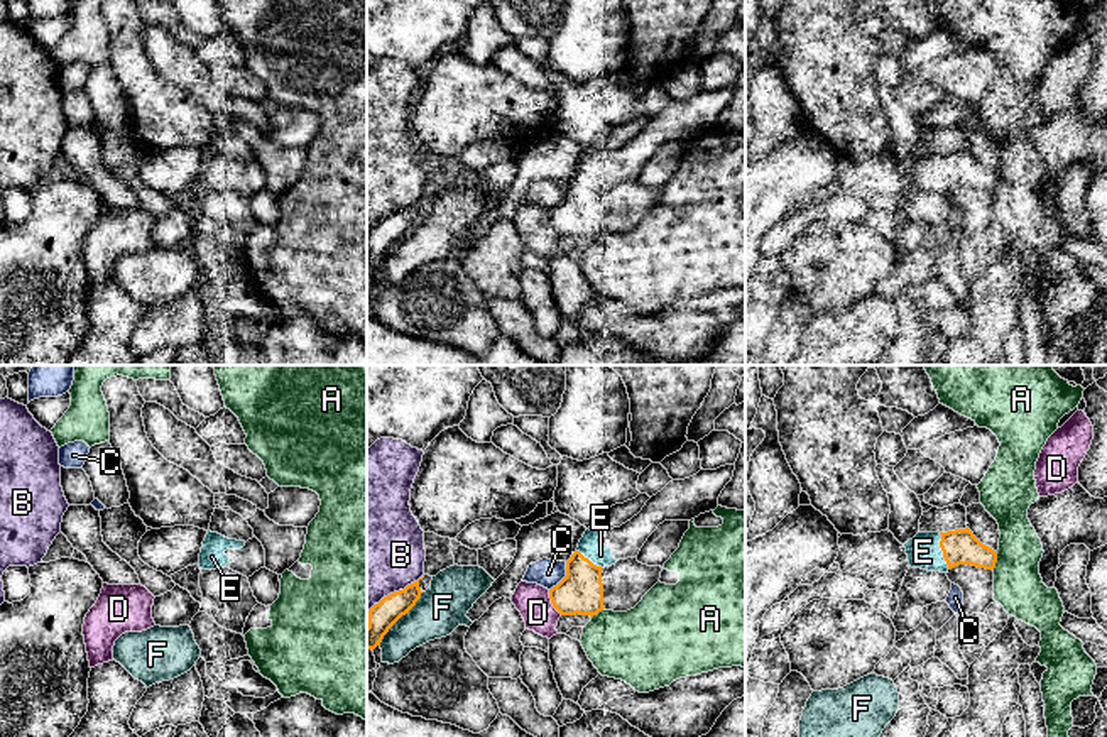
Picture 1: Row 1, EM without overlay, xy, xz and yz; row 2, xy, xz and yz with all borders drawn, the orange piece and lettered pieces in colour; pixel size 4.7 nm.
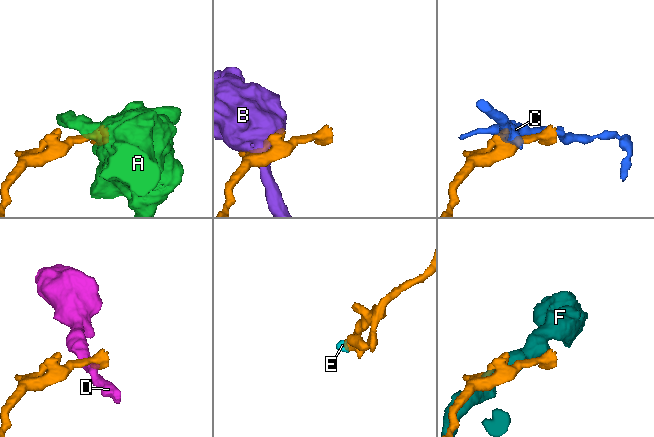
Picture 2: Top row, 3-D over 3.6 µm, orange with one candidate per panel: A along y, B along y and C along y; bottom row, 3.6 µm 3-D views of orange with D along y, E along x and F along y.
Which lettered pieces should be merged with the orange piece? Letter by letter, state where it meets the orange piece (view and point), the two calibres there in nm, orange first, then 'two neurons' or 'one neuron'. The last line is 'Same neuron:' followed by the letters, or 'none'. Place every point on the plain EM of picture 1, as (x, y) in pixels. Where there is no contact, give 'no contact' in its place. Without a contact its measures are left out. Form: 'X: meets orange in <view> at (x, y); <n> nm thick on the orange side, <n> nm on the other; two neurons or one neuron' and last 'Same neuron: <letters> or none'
A: meets orange in yz at (996, 181); 170 nm thick on the orange side, 240 nm on the other; two neurons
B: meets orange in xz at (394, 213); 140 nm thick on the orange side, 500 nm on the other; two neurons
C: meets orange in xz at (565, 198); 200 nm thick on the orange side, 140 nm on the other; two neurons
D: meets orange in xz at (551, 223); 200 nm thick on the orange side, 160 nm on the other; two neurons
E: meets orange in yz at (942, 171); 170 nm thick on the orange side, 160 nm on the other; one neuron
F: meets orange in xz at (399, 239); 140 nm thick on the orange side, 220 nm on the other; two neurons
Same neuron: E

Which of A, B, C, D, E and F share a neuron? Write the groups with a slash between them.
A / B / C / D / E / F

